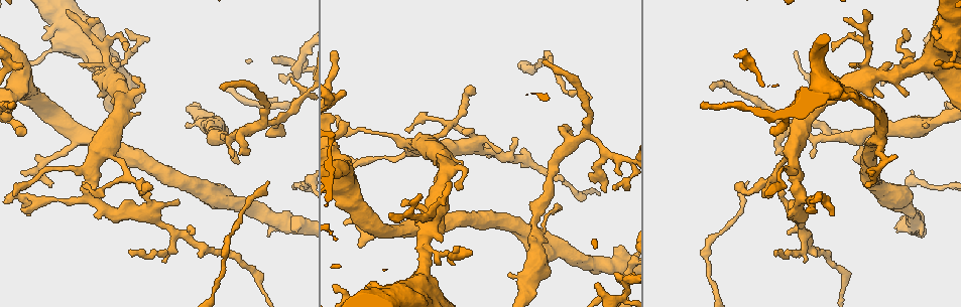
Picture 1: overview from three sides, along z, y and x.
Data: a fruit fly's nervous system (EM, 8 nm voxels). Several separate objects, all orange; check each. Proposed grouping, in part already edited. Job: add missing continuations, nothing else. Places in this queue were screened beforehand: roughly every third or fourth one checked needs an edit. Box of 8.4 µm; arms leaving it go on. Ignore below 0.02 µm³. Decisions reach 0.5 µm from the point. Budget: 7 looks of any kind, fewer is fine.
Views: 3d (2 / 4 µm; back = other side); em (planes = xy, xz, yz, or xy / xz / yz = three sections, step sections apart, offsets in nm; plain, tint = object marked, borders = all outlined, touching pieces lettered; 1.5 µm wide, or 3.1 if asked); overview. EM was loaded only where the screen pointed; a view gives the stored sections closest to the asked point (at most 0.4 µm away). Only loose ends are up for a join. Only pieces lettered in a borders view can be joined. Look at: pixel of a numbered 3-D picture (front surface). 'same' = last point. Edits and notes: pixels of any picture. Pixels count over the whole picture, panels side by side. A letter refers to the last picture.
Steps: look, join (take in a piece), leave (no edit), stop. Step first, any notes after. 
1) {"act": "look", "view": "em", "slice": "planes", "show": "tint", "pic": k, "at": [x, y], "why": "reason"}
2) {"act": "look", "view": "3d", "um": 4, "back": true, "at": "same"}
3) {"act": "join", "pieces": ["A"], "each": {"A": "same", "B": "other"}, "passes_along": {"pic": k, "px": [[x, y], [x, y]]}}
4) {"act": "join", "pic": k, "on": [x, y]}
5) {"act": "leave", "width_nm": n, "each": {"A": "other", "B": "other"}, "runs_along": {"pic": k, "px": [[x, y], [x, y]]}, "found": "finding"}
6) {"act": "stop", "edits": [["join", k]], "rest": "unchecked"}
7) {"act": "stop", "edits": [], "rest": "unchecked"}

{"act": "look", "view": "3d", "um": 2, "pic": 1, "at": [905, 29]}

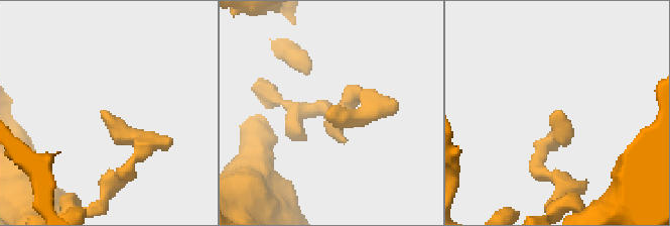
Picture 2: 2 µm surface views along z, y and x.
{"act": "look", "view": "em", "slice": "yz", "step": 8, "show": "tint", "pic": 2, "at": [557, 112]}

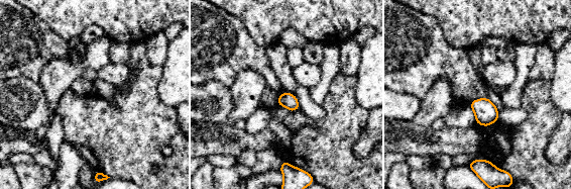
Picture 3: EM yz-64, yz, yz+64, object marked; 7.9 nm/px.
{"act": "look", "view": "em", "slice": "planes", "show": "borders", "at": "same"}

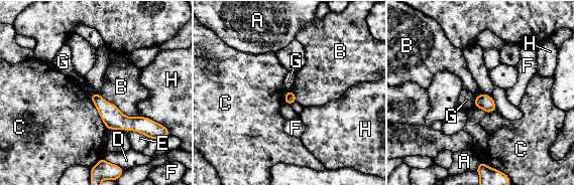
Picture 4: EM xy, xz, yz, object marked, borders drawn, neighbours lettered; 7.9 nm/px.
{"act": "leave", "width_nm": 90, "each": {"A": "other", "B": "other", "C": "other", "D": "other", "E": "other", "F": "other", "G": "other", "H": "other"}, "runs_along": {"pic": 4, "px": [[94, 97], [118, 121], [147, 128]]}, "found": "none of them fits"}

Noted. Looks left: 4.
{"act": "look", "view": "em", "slice": "planes", "show": "borders", "pic": 1, "at": [388, 214], "why": "free end"}

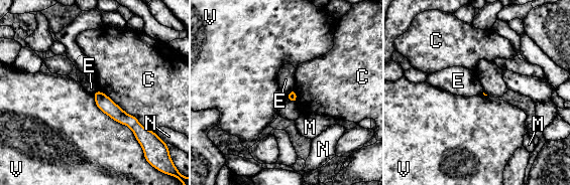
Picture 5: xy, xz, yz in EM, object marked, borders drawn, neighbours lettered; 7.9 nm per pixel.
{"act": "leave", "longest_contact_nm": ["V", 550], "each": {"C": "other", "E": "other", "M": "other", "N": "other", "V": "other"}, "runs_along": {"pic": 5, "px": [[97, 95], [139, 132]]}, "found": "no lettered piece goes on from it"}

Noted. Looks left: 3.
{"act": "look", "view": "3d", "um": 2, "pic": 1, "at": [49, 185], "why": "thin end"}

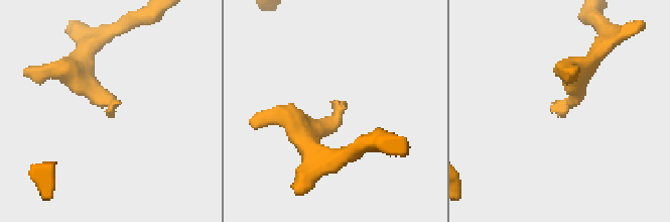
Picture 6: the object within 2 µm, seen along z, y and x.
{"act": "look", "view": "em", "slice": "planes", "show": "tint", "pic": 6, "at": [338, 108], "why": "shape alone is not enough"}

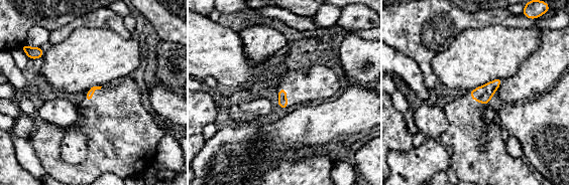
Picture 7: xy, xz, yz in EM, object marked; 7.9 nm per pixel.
{"act": "look", "view": "em", "slice": "planes", "show": "borders", "at": "same"}

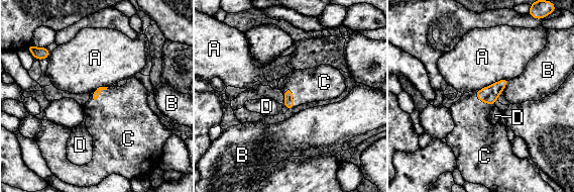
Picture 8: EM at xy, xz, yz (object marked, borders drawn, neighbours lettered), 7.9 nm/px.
{"act": "join", "pieces": ["C"], "each": {"A": "other", "B": "other", "C": "same", "D": "other"}, "passes_along": {"pic": 8, "px": [[95, 97], [98, 96], [121, 117]]}, "found": "the cell continues"}

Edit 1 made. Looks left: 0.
{"act": "stop", "edits": [["join", 8]], "rest": "unchecked"}

